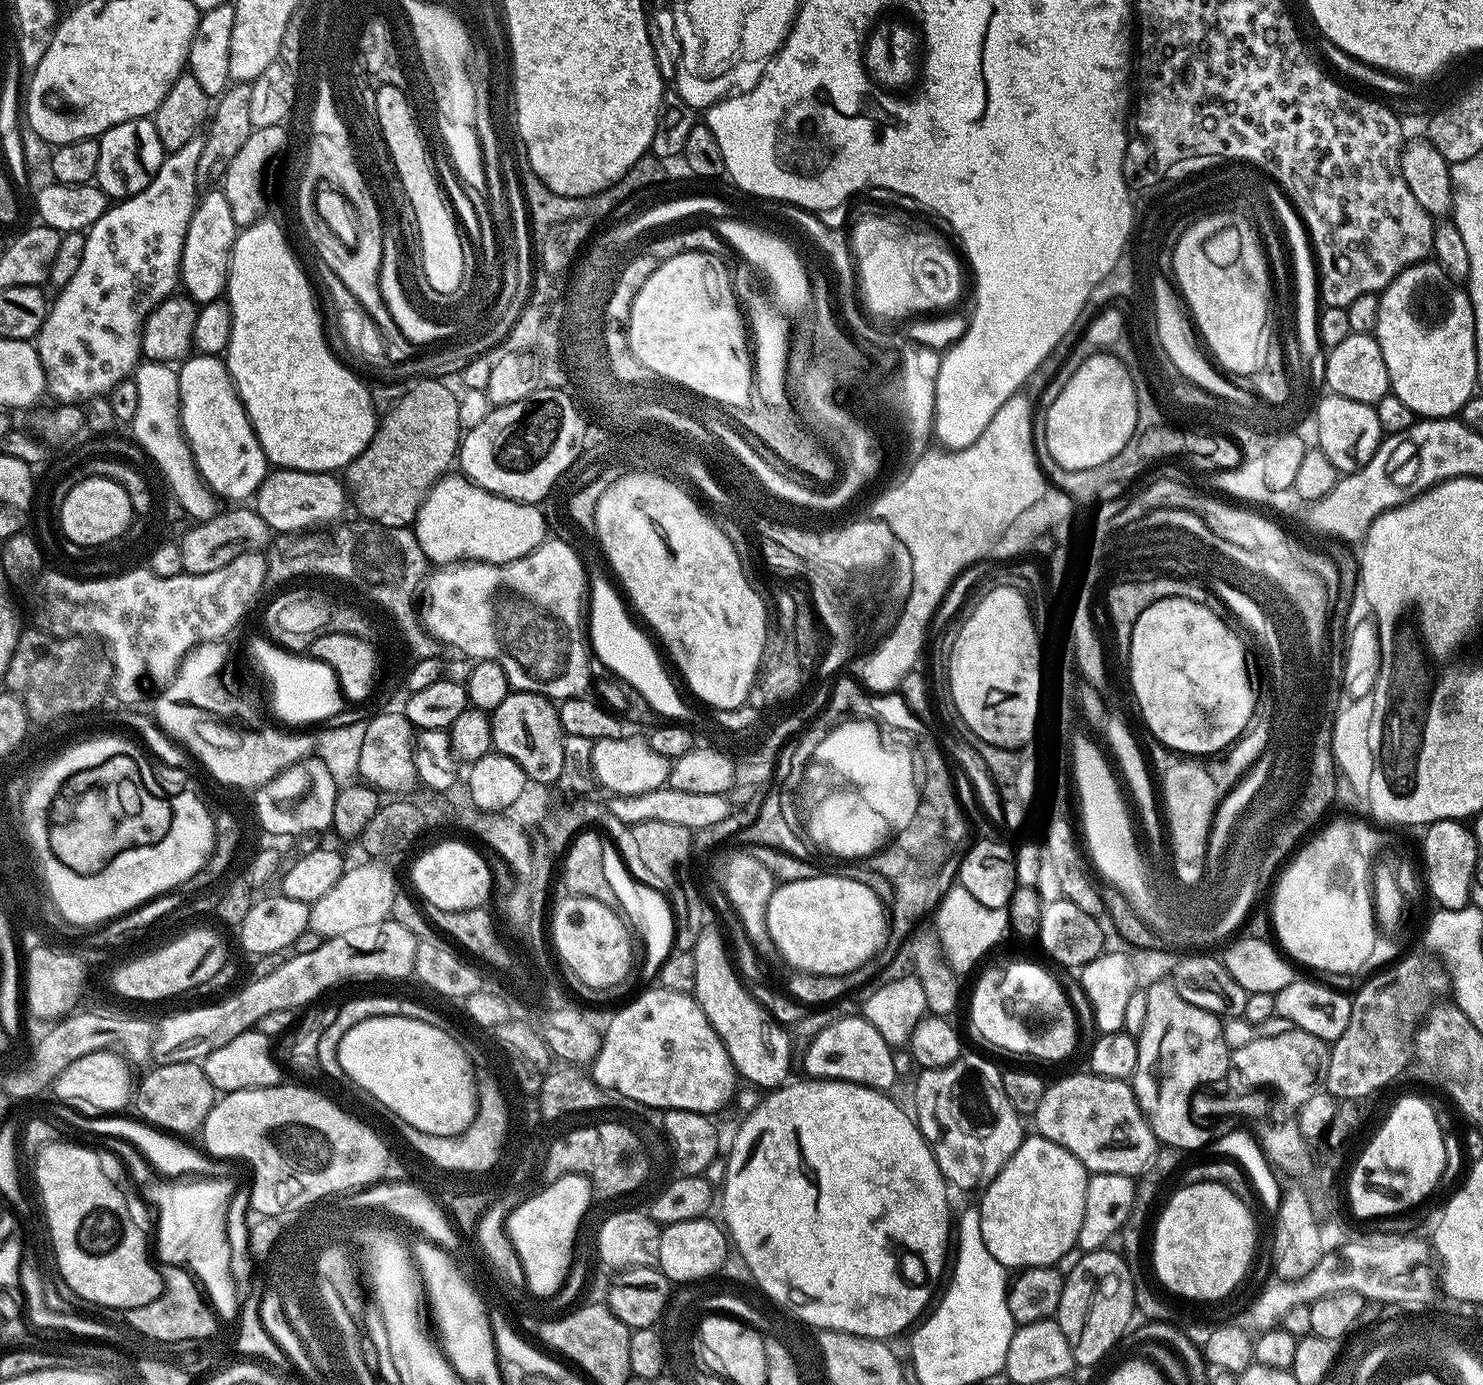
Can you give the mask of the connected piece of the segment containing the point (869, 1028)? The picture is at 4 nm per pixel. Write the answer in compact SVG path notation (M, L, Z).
M863 1015L840 1016L810 1041L802 1068L813 1080L843 1080L845 1084L888 1090L896 1080L896 1060L892 1055L894 1049Z

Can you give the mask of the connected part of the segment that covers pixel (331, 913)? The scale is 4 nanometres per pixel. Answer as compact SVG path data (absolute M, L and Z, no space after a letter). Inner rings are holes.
M364 862L357 868L349 867L338 878L332 890L326 890L322 898L310 905L308 927L319 936L325 938L346 934L346 930L355 930L357 926L374 926L374 922L387 920L391 914L391 902L398 891L396 880L388 868L383 868L380 862Z

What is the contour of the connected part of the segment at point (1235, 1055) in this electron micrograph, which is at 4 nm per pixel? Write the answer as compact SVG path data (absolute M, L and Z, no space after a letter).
M1293 1028L1285 1036L1277 1034L1274 1038L1257 1036L1246 1046L1230 1053L1230 1064L1237 1068L1248 1079L1248 1084L1255 1086L1260 1080L1270 1080L1272 1088L1275 1084L1302 1084L1302 1101L1307 1102L1316 1074L1326 1074L1329 1045L1322 1038L1314 1038L1314 1034L1306 1034L1301 1028Z

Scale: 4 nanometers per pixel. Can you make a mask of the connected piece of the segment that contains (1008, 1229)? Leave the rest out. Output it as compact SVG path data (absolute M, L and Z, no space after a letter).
M1039 1134L1025 1135L1020 1141L1018 1150L1014 1150L1014 1154L1006 1162L1006 1166L1002 1166L1002 1170L993 1180L983 1189L980 1204L978 1203L978 1225L980 1224L979 1243L986 1250L990 1250L990 1254L994 1254L994 1258L1005 1268L1005 1270L1023 1270L1025 1268L1050 1268L1059 1265L1062 1254L1066 1254L1070 1249L1077 1247L1076 1239L1078 1238L1078 1230L1082 1230L1082 1214L1086 1214L1086 1186L1089 1178L1088 1169L1082 1166L1082 1162L1078 1162L1078 1158L1074 1158L1074 1154L1070 1154L1060 1144L1050 1142L1046 1137Z

